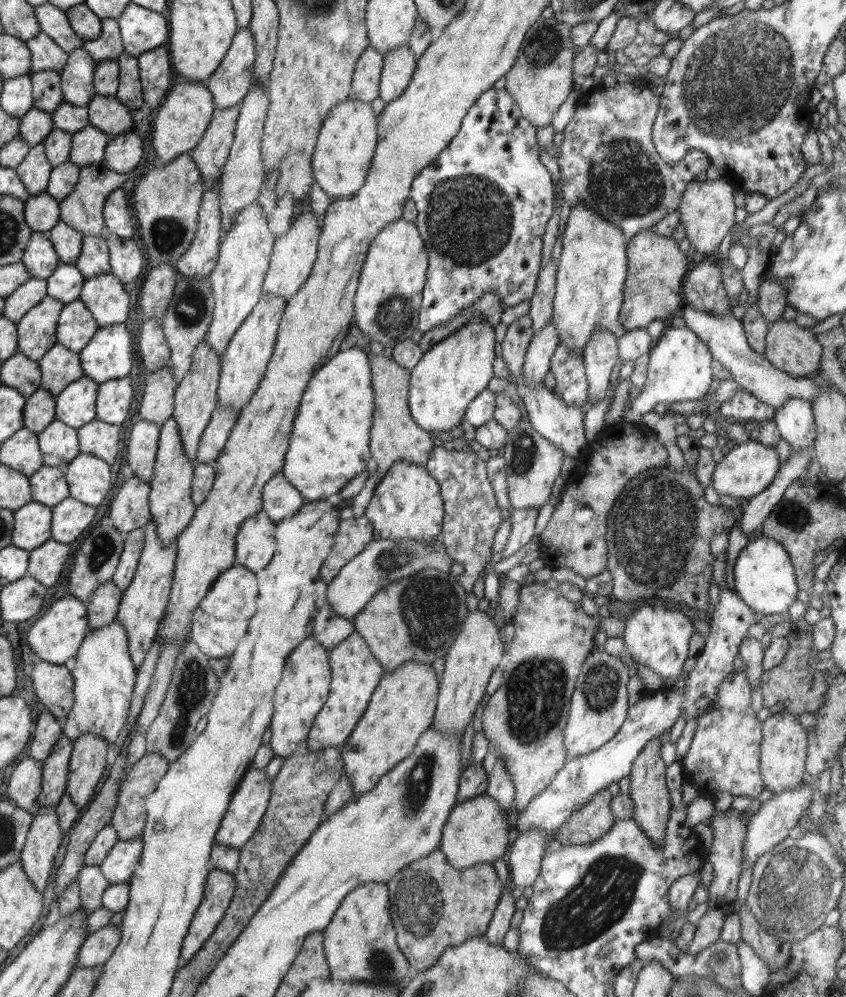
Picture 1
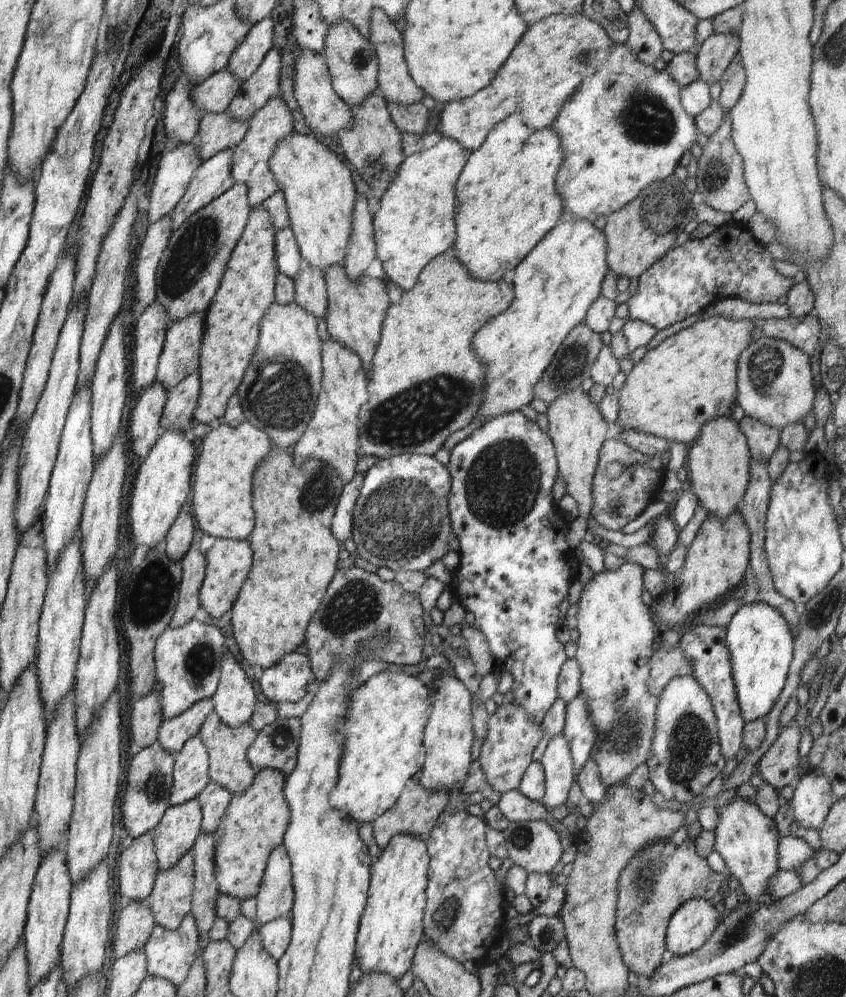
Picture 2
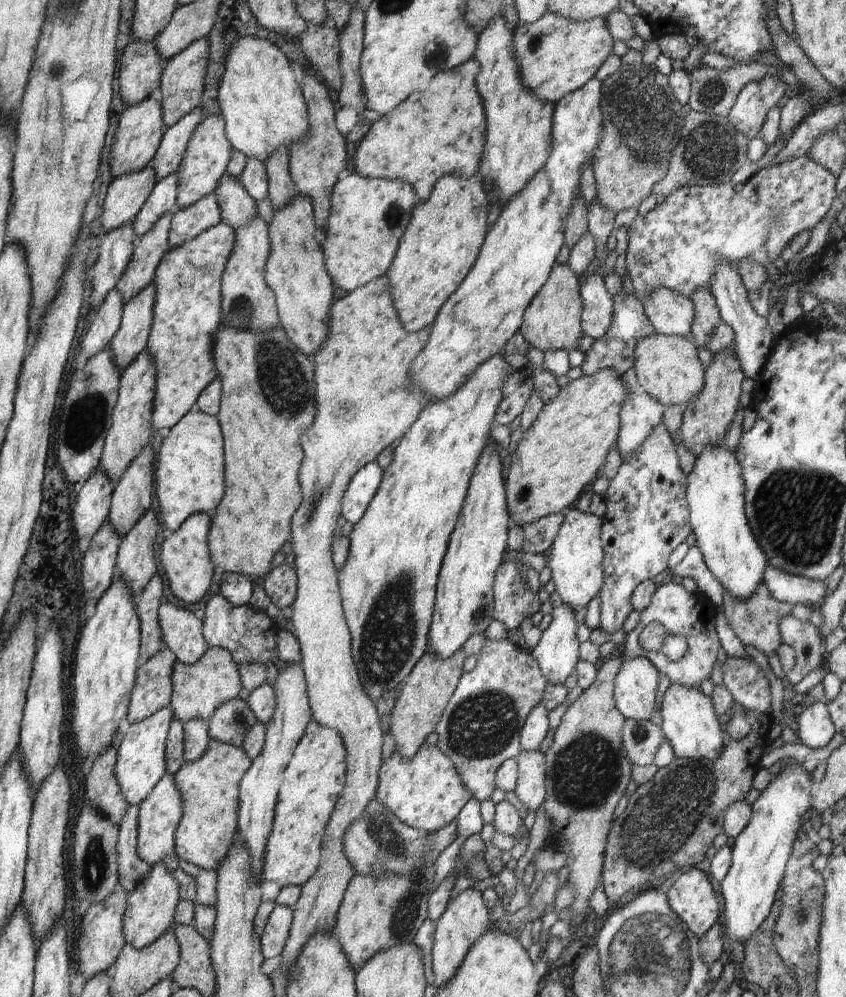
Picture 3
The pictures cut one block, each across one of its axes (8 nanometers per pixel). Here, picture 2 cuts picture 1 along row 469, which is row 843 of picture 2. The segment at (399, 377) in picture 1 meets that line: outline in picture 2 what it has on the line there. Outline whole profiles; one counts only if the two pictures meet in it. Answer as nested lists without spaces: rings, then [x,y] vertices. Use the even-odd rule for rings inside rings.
[[[415,778],[410,779],[400,793],[396,804],[388,809],[382,816],[379,816],[372,823],[373,839],[378,842],[380,849],[386,848],[392,836],[407,833],[418,836],[421,840],[428,840],[430,832],[436,826],[436,820],[448,804],[449,790],[438,790],[438,792],[428,792],[424,786]]]

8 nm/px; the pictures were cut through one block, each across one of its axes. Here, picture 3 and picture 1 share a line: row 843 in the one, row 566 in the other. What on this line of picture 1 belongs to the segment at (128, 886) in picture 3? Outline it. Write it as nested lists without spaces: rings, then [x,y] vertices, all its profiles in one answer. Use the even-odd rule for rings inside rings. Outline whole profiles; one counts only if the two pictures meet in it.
[[[136,528],[125,534],[123,552],[112,580],[122,594],[134,578],[144,544],[145,531],[142,528]]]

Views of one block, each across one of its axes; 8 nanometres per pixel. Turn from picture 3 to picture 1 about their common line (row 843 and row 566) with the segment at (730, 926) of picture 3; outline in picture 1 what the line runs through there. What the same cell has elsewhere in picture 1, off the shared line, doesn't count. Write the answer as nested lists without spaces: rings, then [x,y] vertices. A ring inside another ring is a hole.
[[[762,536],[750,540],[740,552],[734,568],[735,589],[738,596],[760,615],[784,615],[796,600],[804,598],[794,573],[788,552],[774,539]]]

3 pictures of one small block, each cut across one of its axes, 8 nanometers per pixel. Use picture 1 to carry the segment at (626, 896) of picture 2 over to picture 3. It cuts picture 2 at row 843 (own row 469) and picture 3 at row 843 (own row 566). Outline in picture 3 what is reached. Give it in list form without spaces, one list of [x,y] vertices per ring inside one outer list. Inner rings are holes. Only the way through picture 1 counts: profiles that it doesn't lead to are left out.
[[[769,711],[766,715],[748,715],[751,732],[742,740],[734,741],[724,728],[724,748],[716,760],[684,760],[674,758],[671,764],[660,768],[654,778],[638,788],[630,800],[628,807],[614,820],[603,860],[602,891],[611,903],[622,900],[627,892],[646,892],[659,888],[668,877],[691,868],[703,867],[706,864],[706,853],[714,839],[723,832],[724,812],[738,801],[746,801],[753,788],[753,779],[761,767],[764,748],[768,747],[768,732],[774,719]]]

